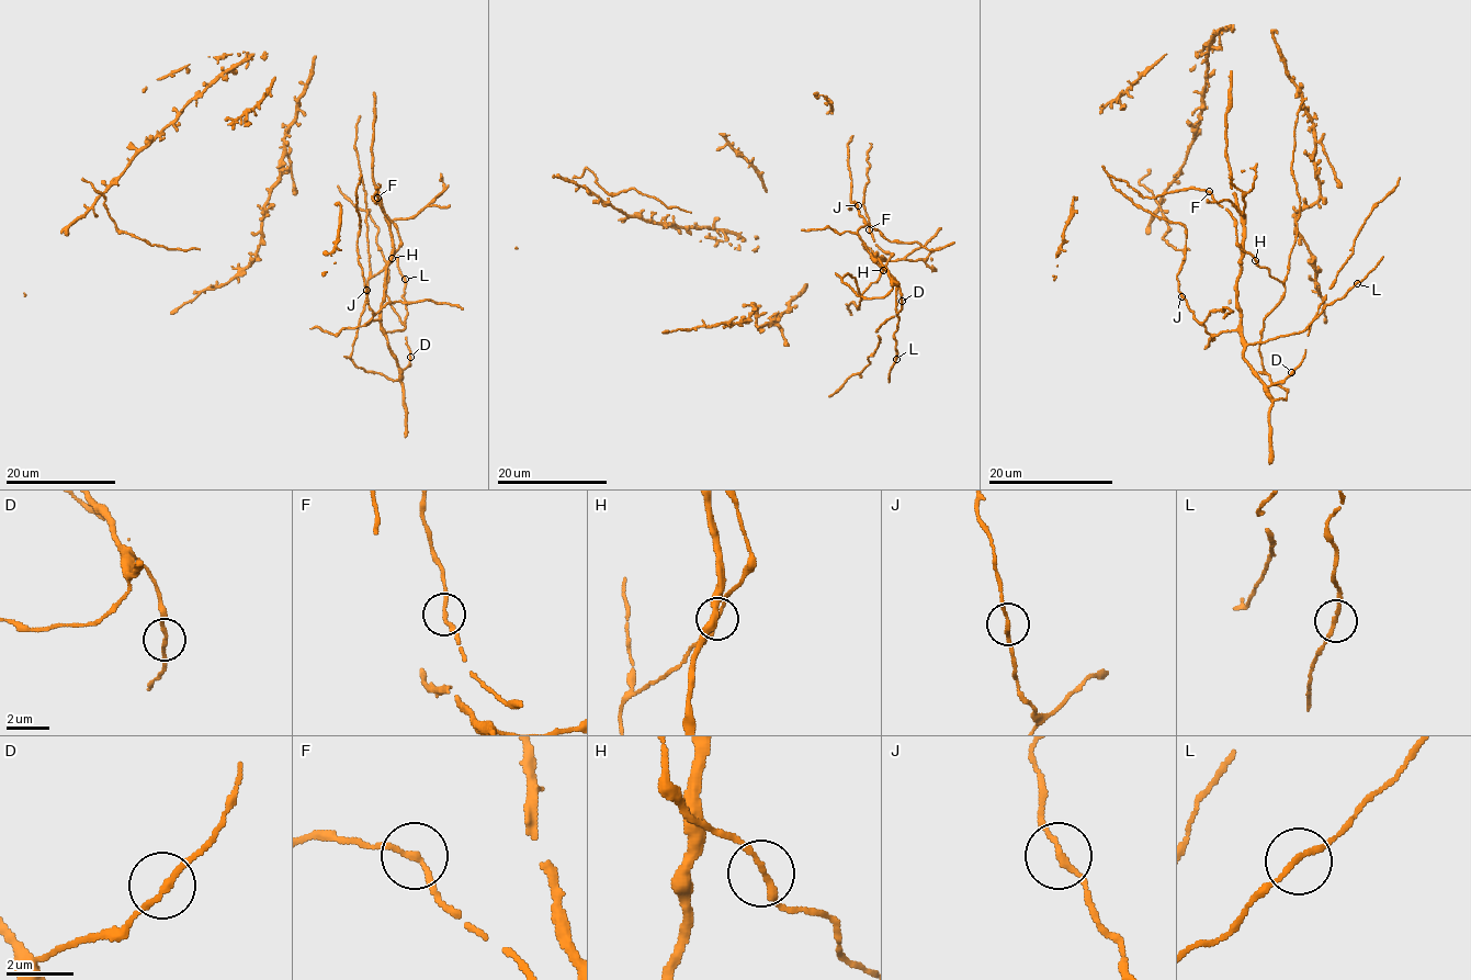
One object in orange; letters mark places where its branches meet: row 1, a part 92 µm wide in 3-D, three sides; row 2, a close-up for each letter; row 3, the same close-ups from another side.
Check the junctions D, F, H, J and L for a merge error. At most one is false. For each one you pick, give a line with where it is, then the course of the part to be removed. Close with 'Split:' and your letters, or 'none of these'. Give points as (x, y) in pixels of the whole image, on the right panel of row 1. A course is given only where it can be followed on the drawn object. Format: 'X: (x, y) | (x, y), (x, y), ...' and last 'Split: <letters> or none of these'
Split: none of these

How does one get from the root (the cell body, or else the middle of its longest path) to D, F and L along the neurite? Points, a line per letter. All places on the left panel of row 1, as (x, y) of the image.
D: (359, 167), (366, 192), (370, 278), (351, 358), (366, 371), (400, 380), (400, 372), (408, 365), (410, 357)
F: (359, 167), (366, 192), (372, 278), (389, 262), (400, 243), (396, 225), (383, 211), (377, 198)
L: (359, 167), (372, 278), (395, 251), (381, 303), (386, 333), (405, 328), (405, 279)

